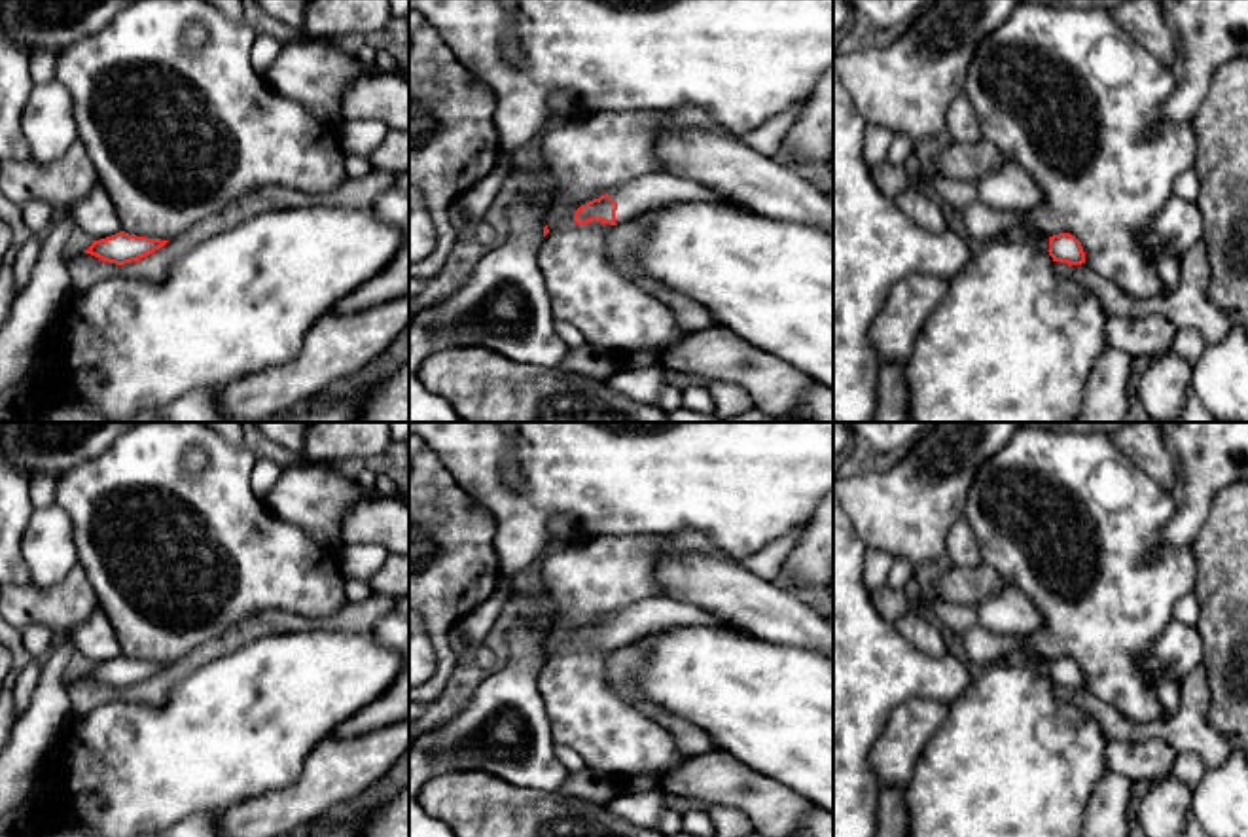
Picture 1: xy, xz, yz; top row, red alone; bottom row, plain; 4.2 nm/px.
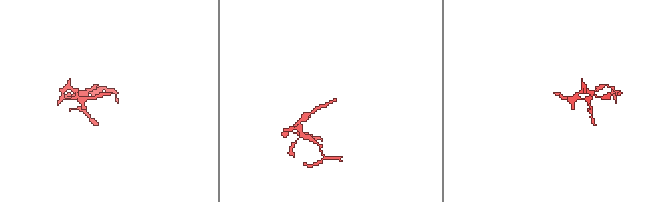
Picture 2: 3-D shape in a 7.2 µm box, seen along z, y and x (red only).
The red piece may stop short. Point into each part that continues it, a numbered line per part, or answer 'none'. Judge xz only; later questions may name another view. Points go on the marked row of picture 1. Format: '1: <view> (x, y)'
1: xz (635, 197)

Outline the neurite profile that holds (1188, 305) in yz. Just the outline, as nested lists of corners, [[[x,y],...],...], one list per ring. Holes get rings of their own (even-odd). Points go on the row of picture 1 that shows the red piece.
[[[1203,242],[1178,259],[1178,286],[1163,297],[1136,299],[1127,295],[1085,263],[1053,261],[1053,269],[1095,294],[1106,314],[1123,318],[1161,314],[1176,329],[1197,329],[1204,345],[1220,343],[1231,329],[1225,312],[1208,299],[1210,265]]]

